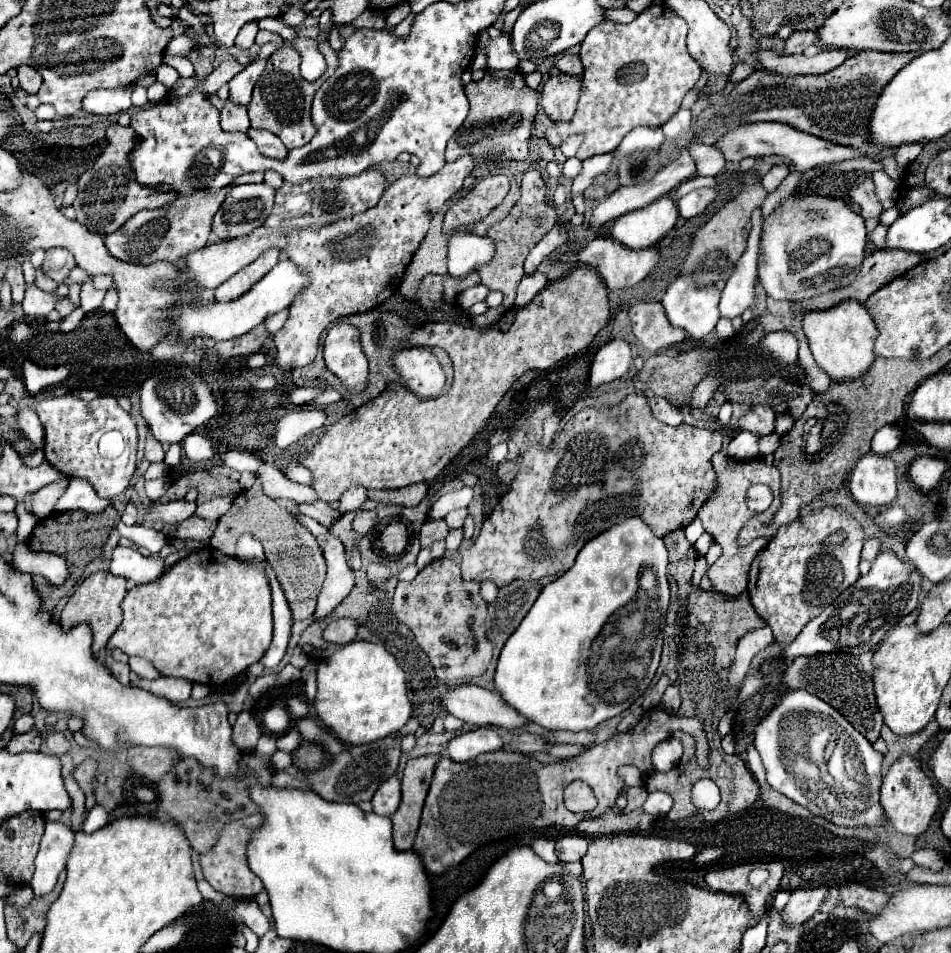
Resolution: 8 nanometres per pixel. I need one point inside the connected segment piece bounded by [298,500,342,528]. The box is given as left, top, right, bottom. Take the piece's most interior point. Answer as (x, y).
(327, 516)

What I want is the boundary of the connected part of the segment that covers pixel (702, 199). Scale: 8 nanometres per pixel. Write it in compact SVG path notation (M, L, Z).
M698 188L698 190L692 190L690 194L682 196L678 200L678 210L680 210L680 216L682 218L692 218L696 214L700 214L716 196L716 190L714 188Z

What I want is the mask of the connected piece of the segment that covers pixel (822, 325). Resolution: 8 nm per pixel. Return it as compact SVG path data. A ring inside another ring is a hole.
M856 300L842 302L826 312L806 314L804 334L808 338L814 360L822 372L830 376L832 382L852 382L860 380L876 360L874 342L876 342L876 324L864 306Z

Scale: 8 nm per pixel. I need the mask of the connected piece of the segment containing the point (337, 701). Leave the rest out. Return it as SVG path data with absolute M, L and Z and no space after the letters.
M350 642L318 664L318 694L314 708L322 722L346 744L368 744L388 734L398 734L412 716L404 670L398 666L396 658L384 650L384 646L372 642Z

